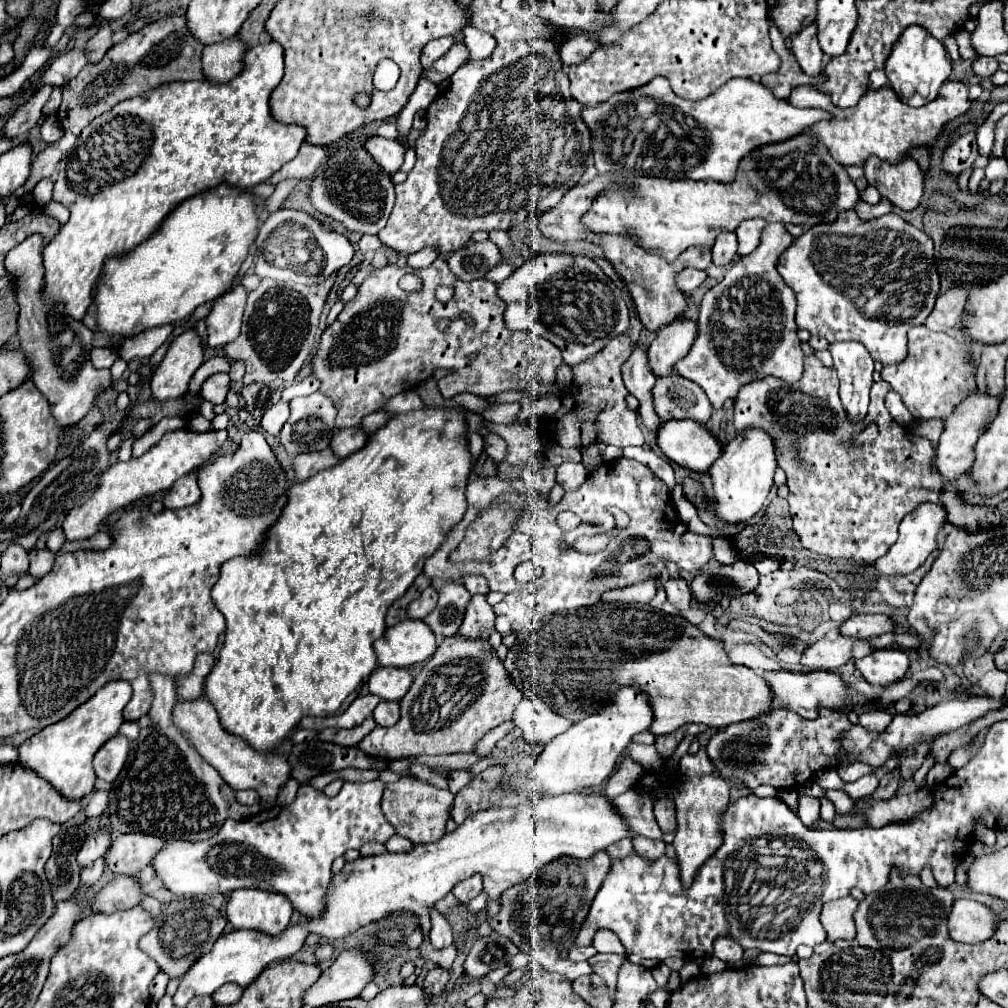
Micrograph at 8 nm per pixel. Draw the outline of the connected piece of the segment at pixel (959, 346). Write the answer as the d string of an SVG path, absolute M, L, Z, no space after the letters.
M914 326L908 332L908 356L894 366L882 368L882 380L886 380L894 392L902 396L908 412L918 420L948 418L954 412L958 400L970 396L976 390L974 372L979 364L984 344L960 342L944 332L934 332L926 326Z

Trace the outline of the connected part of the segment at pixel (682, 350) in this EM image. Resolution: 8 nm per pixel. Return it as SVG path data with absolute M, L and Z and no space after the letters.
M676 318L674 322L658 328L654 342L648 348L650 368L656 376L668 376L674 370L674 362L682 360L698 336L698 322L688 318Z

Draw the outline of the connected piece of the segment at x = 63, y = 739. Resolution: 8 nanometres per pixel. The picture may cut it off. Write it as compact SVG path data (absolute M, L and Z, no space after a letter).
M114 680L102 686L94 698L78 706L70 718L64 718L62 722L56 722L52 726L46 726L32 738L28 738L20 748L20 764L32 768L38 776L42 776L46 782L50 782L60 794L64 794L70 800L84 798L94 790L94 754L100 750L102 744L106 744L112 736L118 734L124 718L122 710L132 698L132 688L126 680Z

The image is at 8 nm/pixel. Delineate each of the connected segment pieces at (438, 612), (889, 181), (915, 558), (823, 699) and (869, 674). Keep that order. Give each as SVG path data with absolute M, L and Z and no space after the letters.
M456 582L446 584L440 590L438 606L426 616L426 624L432 628L436 636L454 636L464 618L464 610L470 602L470 592Z
M910 156L890 166L880 158L868 158L864 162L864 176L870 186L876 186L896 208L914 210L924 194L924 172Z
M924 502L914 512L910 512L900 524L900 536L896 544L876 560L876 568L880 574L908 574L914 568L922 566L924 560L938 548L938 534L948 524L948 512L942 504Z
M778 670L778 672L766 672L766 682L772 690L772 696L778 706L784 710L790 710L806 720L814 720L818 716L820 708L840 708L850 704L864 704L868 702L866 696L858 694L856 690L848 688L838 674L834 672L790 672L790 670Z
M880 648L856 660L854 664L870 684L886 686L904 678L910 662L906 652L900 652L894 648Z

